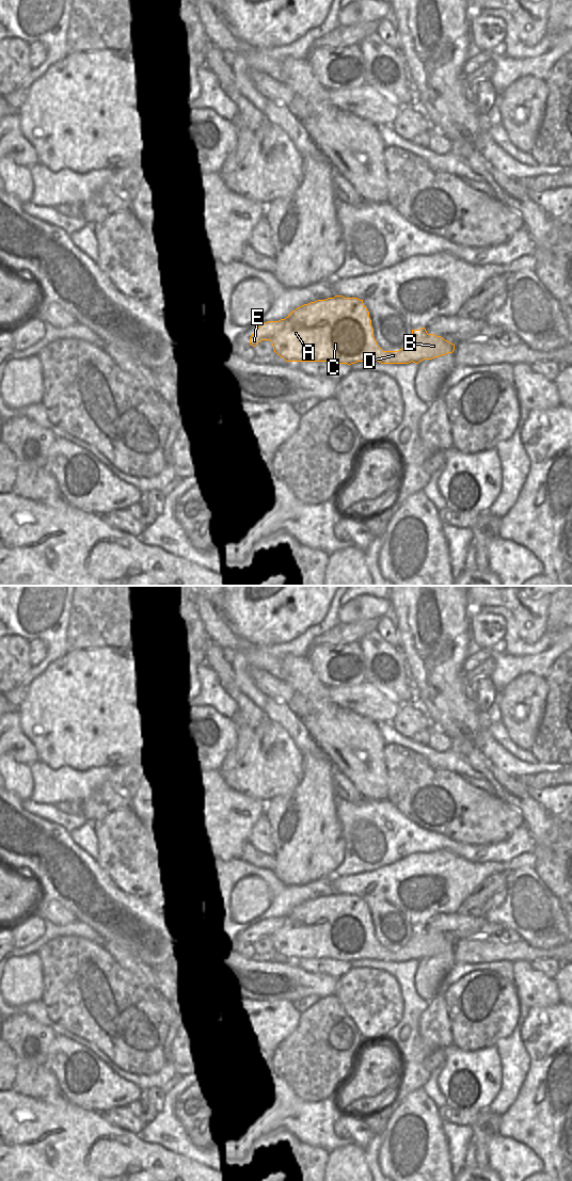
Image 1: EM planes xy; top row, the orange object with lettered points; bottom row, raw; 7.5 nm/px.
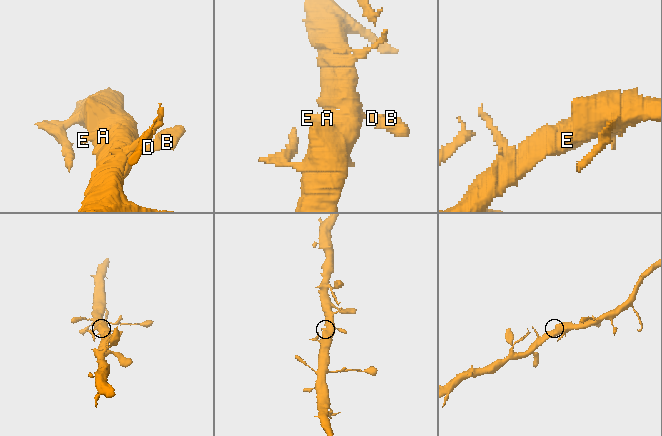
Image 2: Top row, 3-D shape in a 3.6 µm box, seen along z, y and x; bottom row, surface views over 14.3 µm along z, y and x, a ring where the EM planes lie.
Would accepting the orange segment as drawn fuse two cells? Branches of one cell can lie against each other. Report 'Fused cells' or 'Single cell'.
Single cell

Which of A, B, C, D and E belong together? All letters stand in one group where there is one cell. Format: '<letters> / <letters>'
A B C D E

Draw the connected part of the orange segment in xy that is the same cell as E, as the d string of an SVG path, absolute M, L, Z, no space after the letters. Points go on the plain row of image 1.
M335 893L317 897L292 908L285 916L261 921L250 935L255 944L261 938L270 938L274 949L286 959L336 959L355 961L358 959L379 959L381 961L418 961L452 951L455 942L441 933L428 931L425 925L412 927L410 939L398 948L383 948L374 935L369 909L363 897Z

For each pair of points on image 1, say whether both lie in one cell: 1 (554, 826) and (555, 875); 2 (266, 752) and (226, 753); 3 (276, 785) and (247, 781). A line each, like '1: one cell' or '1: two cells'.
1: one cell
2: two cells
3: one cell

